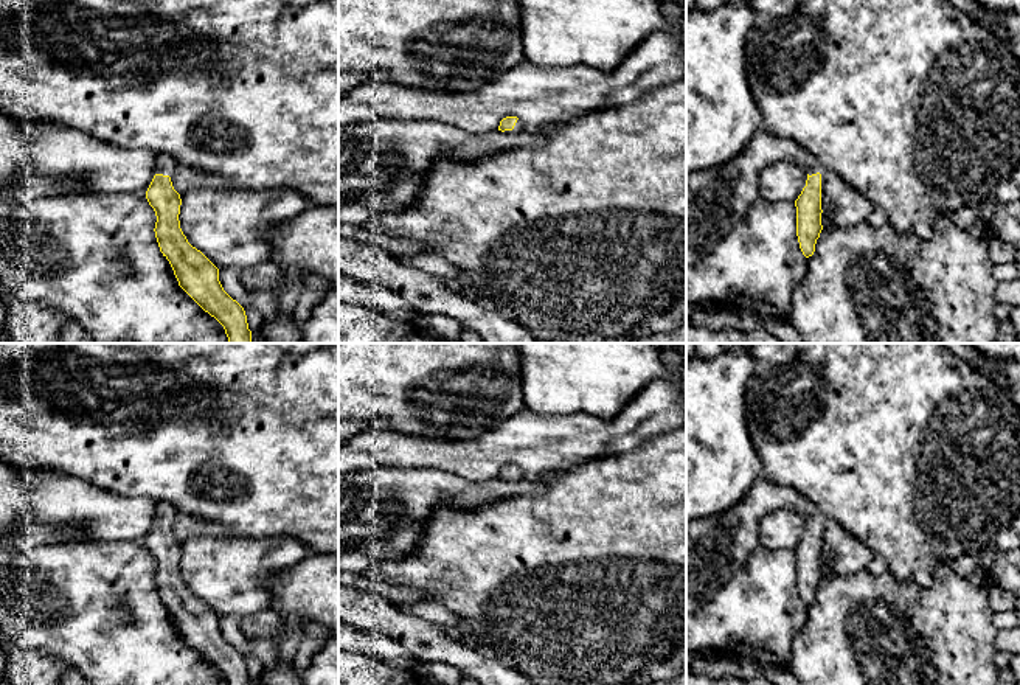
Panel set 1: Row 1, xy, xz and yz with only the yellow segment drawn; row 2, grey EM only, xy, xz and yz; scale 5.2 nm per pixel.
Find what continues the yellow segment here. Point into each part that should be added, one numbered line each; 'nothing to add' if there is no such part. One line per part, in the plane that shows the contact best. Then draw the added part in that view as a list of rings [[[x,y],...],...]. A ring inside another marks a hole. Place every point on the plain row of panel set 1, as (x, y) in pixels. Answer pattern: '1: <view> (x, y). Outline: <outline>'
1: xy (165, 513). Outline: [[[160,502],[155,503],[154,508],[155,508],[155,522],[172,525],[177,516],[177,509],[172,505]]]

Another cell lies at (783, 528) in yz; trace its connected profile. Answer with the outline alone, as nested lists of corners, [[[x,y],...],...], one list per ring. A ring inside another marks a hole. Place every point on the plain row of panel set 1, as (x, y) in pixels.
[[[779,508],[761,519],[759,542],[770,550],[795,550],[806,534],[807,520],[790,508]]]

